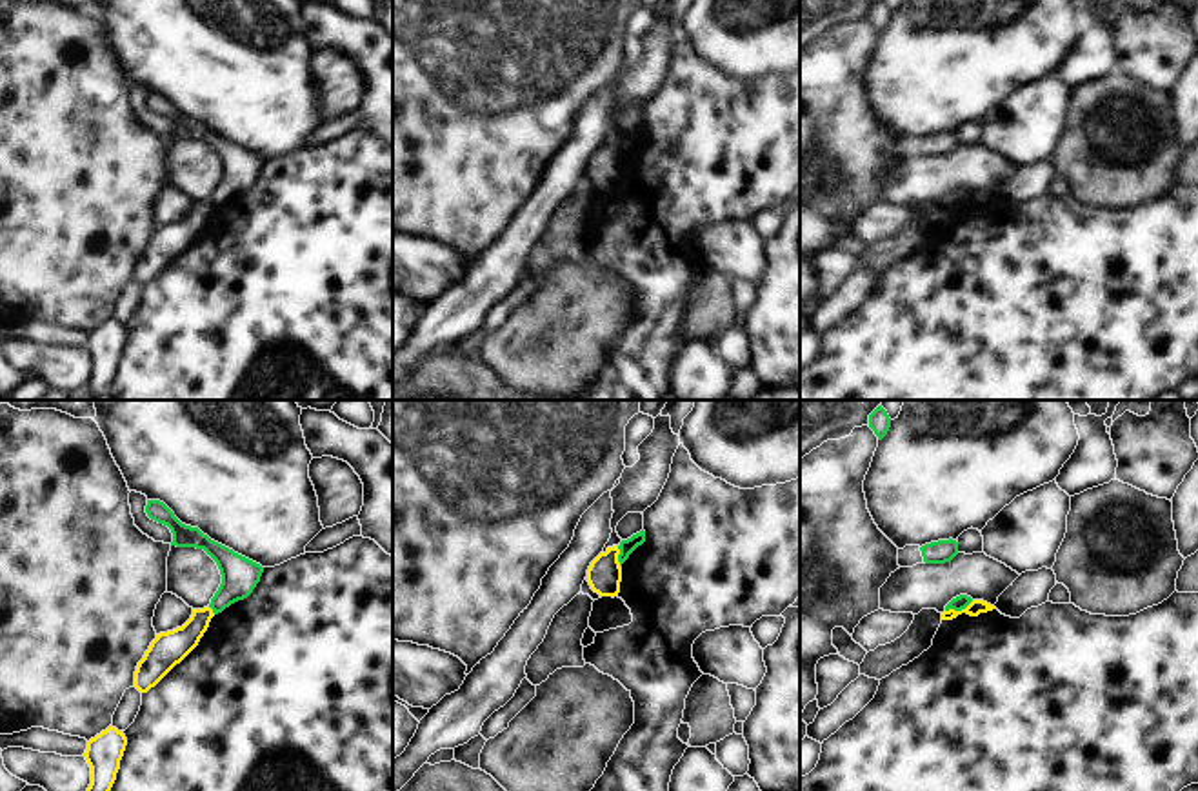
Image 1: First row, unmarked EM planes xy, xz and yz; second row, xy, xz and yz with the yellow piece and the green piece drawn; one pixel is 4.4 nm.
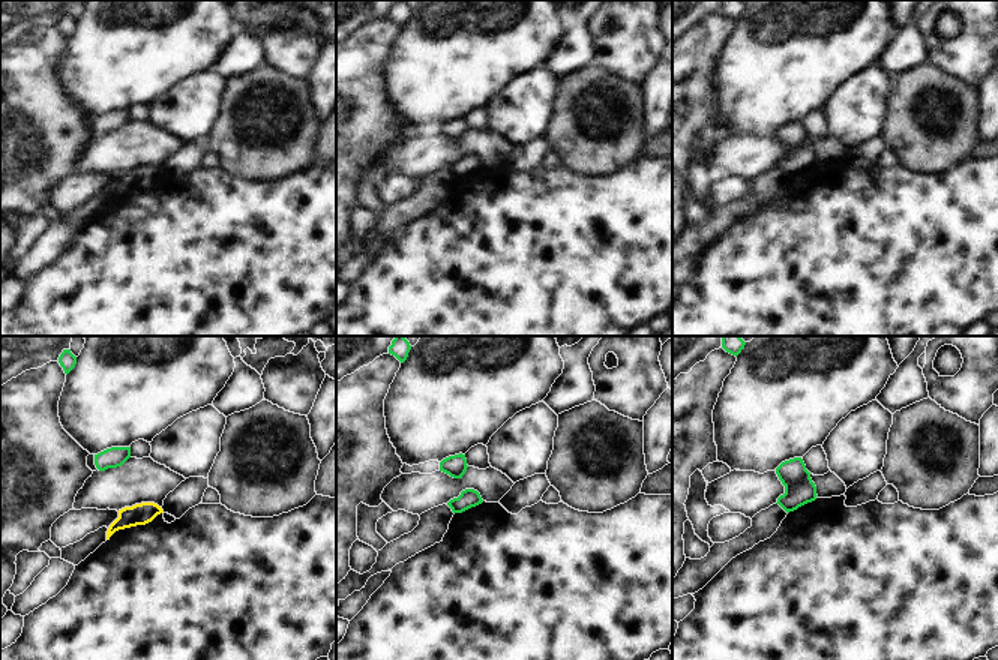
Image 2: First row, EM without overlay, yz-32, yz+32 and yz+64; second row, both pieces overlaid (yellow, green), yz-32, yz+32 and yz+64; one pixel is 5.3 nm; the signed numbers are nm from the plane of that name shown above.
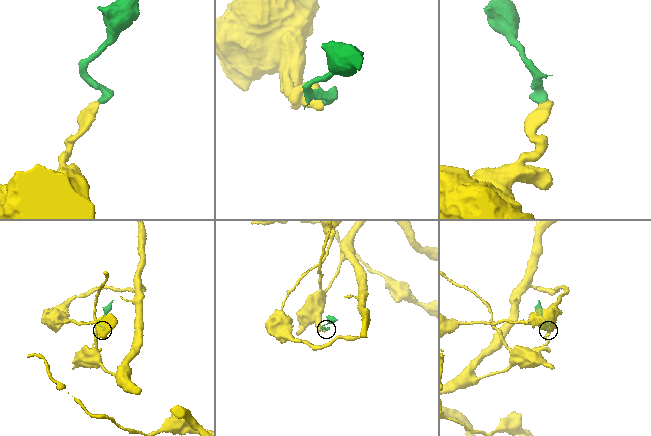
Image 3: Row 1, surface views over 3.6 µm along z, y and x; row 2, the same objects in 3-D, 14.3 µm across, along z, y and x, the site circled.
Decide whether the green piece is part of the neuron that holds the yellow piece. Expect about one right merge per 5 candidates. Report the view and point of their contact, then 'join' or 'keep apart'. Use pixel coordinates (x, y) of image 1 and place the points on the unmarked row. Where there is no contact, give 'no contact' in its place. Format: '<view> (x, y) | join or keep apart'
yz (958, 204) | keep apart

